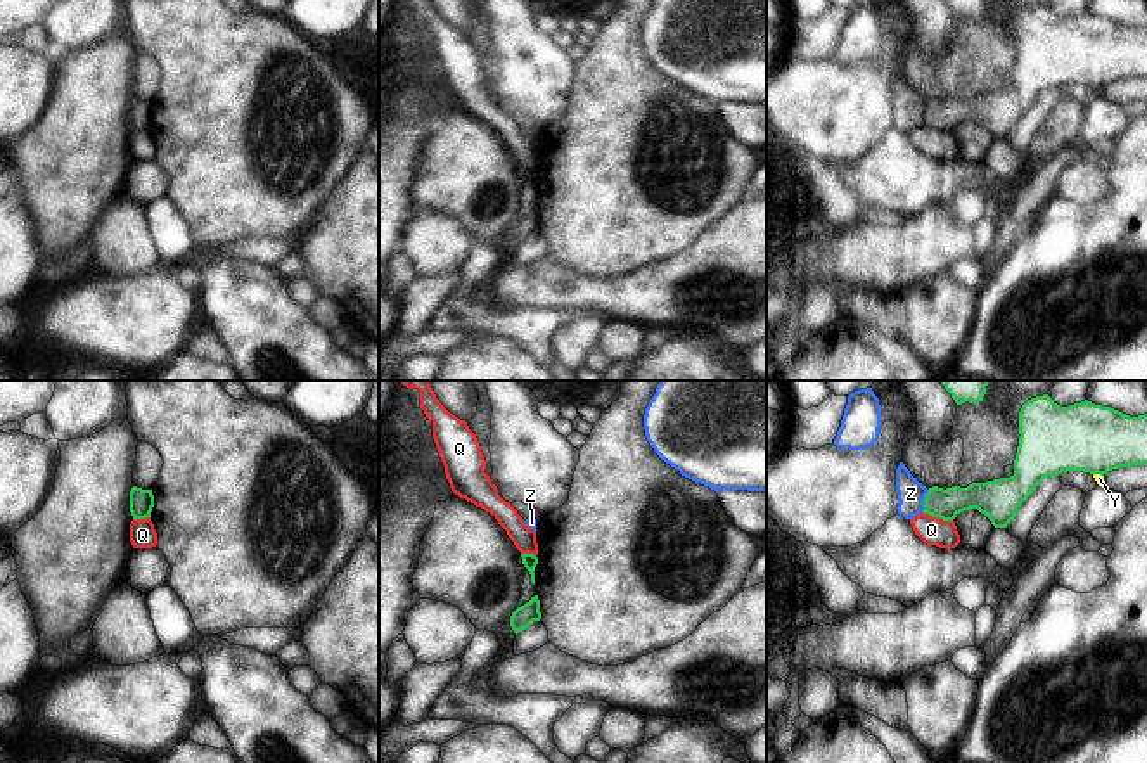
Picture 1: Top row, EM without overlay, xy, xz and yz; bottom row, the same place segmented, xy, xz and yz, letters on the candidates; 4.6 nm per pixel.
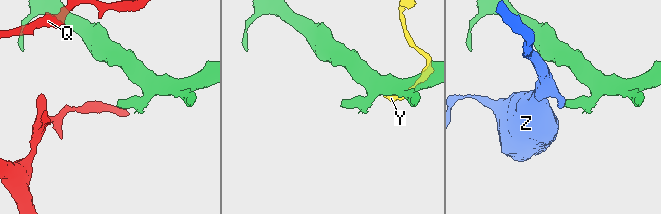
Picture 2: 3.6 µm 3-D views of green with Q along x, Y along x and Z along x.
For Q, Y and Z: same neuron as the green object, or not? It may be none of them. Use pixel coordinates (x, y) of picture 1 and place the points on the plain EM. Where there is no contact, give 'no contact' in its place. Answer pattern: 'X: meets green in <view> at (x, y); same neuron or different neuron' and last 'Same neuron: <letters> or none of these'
Q: meets green in yz at (938, 128); different neuron
Y: meets green in yz at (1099, 85); different neuron
Z: meets green in yz at (924, 113); different neuron
Same neuron: none of these

